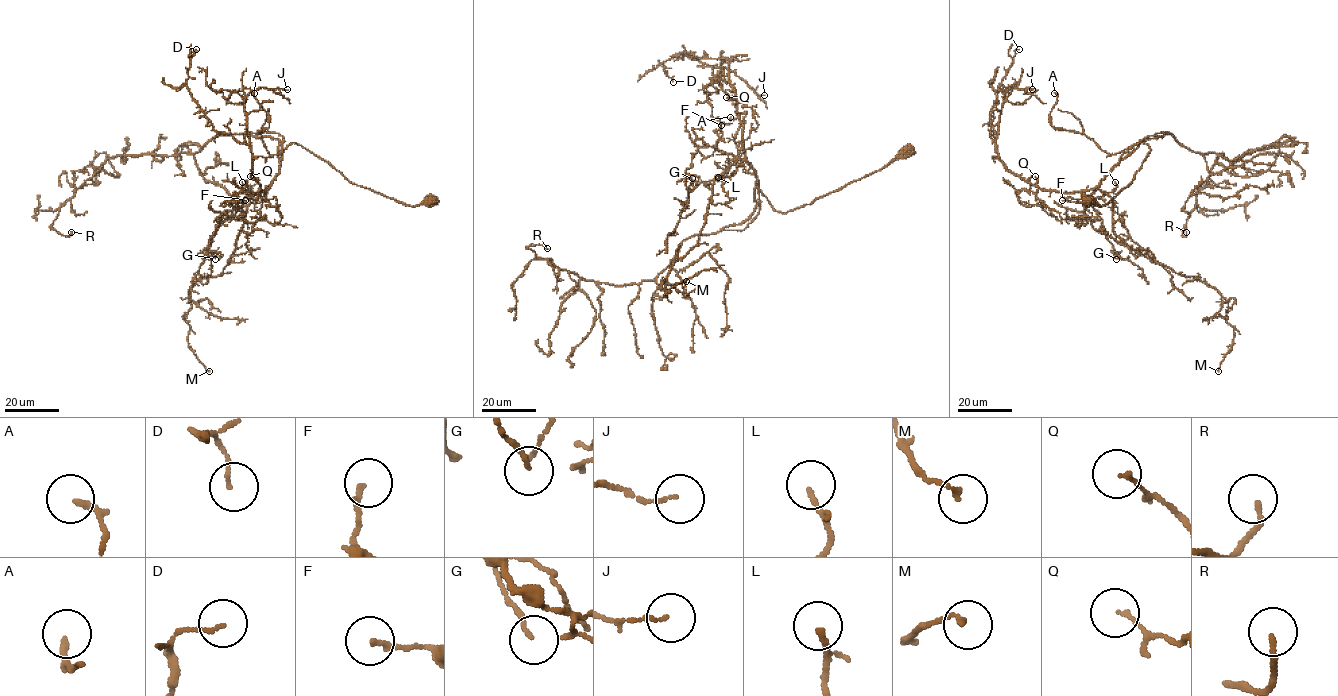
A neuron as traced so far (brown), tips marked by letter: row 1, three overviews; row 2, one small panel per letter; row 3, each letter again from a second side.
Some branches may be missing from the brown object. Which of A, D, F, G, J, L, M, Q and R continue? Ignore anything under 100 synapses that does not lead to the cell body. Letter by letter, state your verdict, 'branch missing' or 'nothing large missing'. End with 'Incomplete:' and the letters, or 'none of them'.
A: nothing large missing
D: nothing large missing
F: nothing large missing
G: nothing large missing
J: nothing large missing
L: nothing large missing
M: nothing large missing
Q: nothing large missing
R: nothing large missing
Incomplete: none of them

